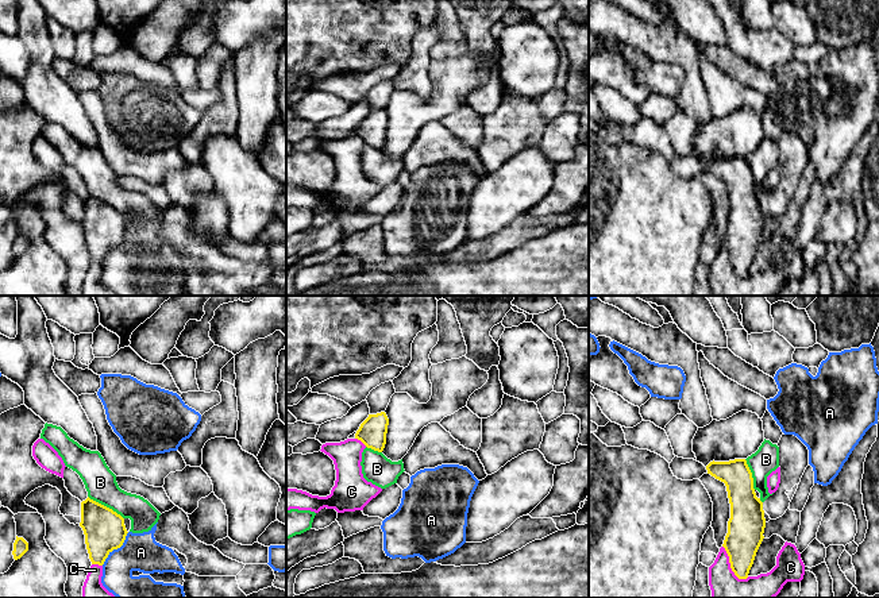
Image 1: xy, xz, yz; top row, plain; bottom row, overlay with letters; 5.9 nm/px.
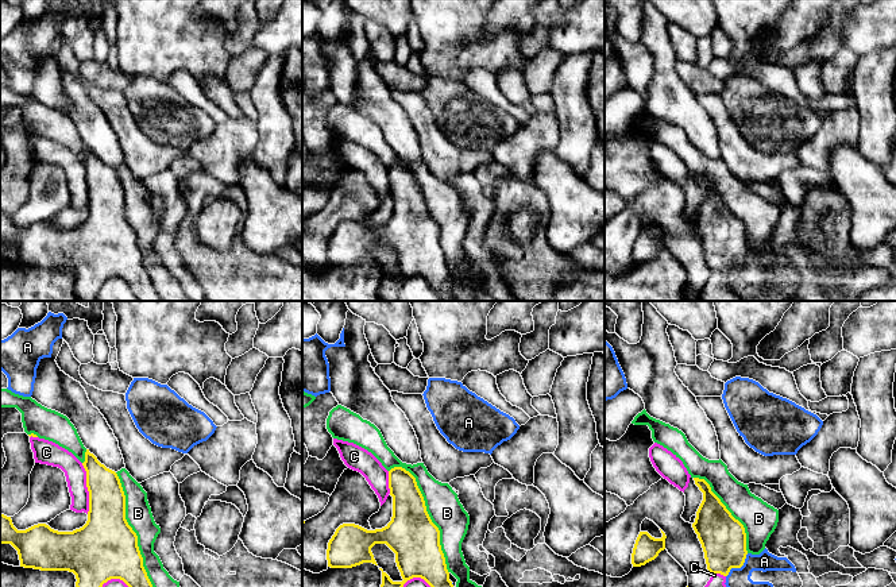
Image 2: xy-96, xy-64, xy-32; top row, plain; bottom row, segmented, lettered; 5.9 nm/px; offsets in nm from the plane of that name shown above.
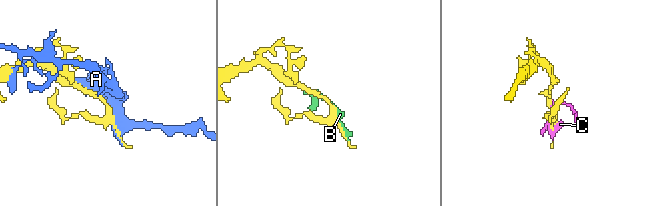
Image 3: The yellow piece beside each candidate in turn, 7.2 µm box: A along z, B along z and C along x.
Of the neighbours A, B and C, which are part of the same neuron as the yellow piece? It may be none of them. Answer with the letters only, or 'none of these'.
B

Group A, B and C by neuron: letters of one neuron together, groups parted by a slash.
A / B / C

